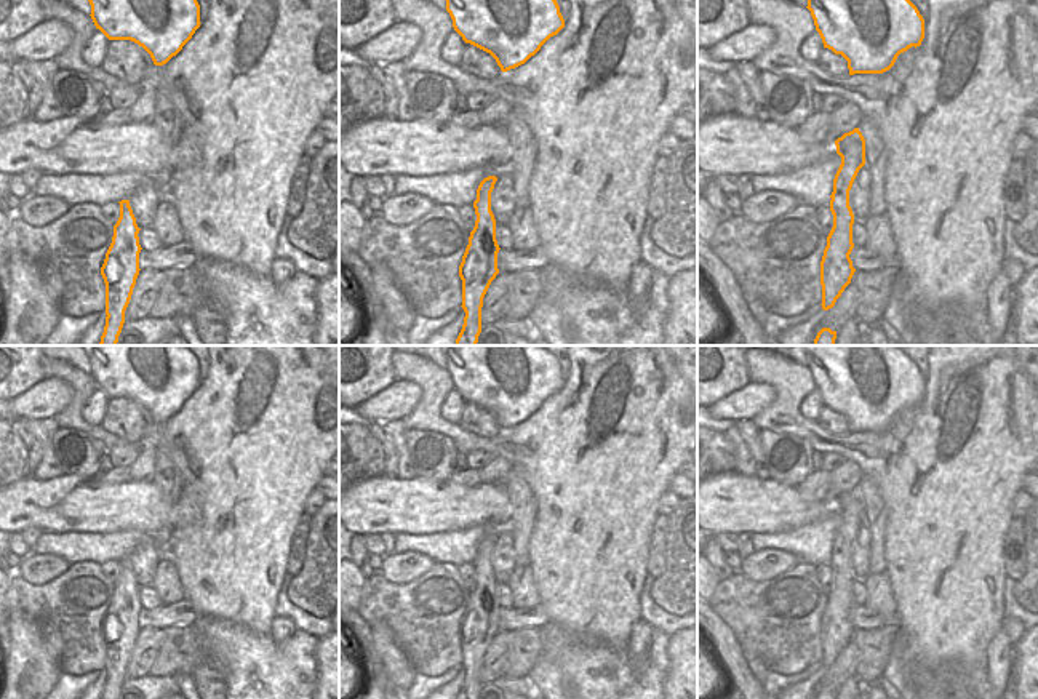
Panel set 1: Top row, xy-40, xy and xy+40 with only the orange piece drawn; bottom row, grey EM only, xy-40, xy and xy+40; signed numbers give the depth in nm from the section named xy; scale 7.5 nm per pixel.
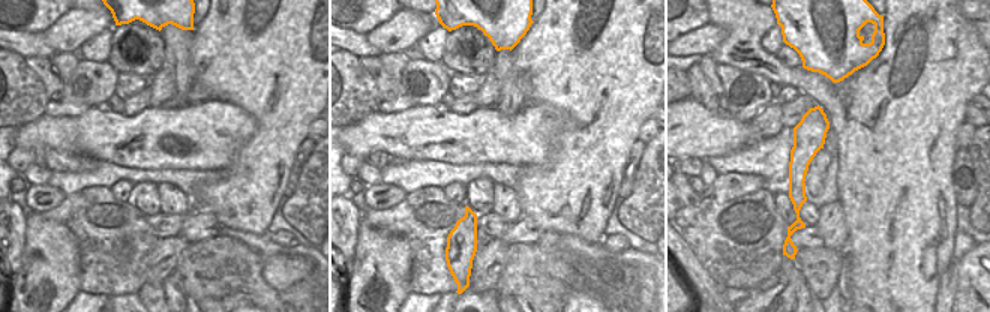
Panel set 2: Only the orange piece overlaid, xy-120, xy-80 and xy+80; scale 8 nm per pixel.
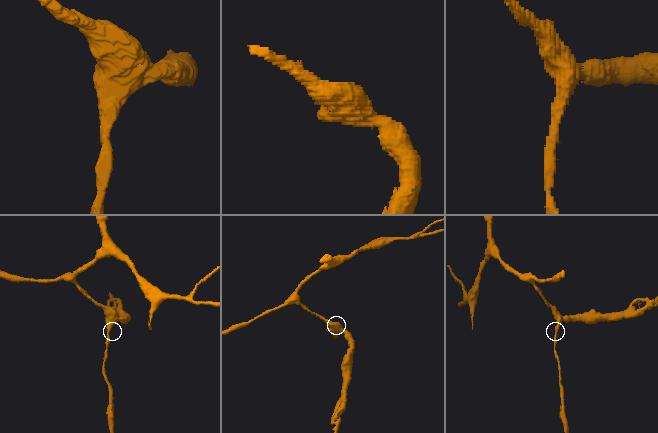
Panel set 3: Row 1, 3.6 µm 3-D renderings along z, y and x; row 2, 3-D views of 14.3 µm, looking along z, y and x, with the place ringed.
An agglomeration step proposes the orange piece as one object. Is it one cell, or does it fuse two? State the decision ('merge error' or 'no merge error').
no merge error

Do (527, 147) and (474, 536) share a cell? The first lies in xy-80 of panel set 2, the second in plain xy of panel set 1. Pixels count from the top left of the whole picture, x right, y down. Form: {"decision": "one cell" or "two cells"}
{"decision": "two cells"}

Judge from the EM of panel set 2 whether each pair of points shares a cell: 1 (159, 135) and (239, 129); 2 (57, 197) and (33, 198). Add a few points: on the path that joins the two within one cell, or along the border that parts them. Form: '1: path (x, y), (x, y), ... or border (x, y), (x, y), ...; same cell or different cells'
1: path (179, 132), (213, 132), (219, 129); same cell
2: path (51, 194), (48, 191), (36, 192); same cell

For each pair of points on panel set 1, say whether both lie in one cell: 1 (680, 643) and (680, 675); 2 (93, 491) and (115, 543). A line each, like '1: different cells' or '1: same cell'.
1: same cell
2: different cells

